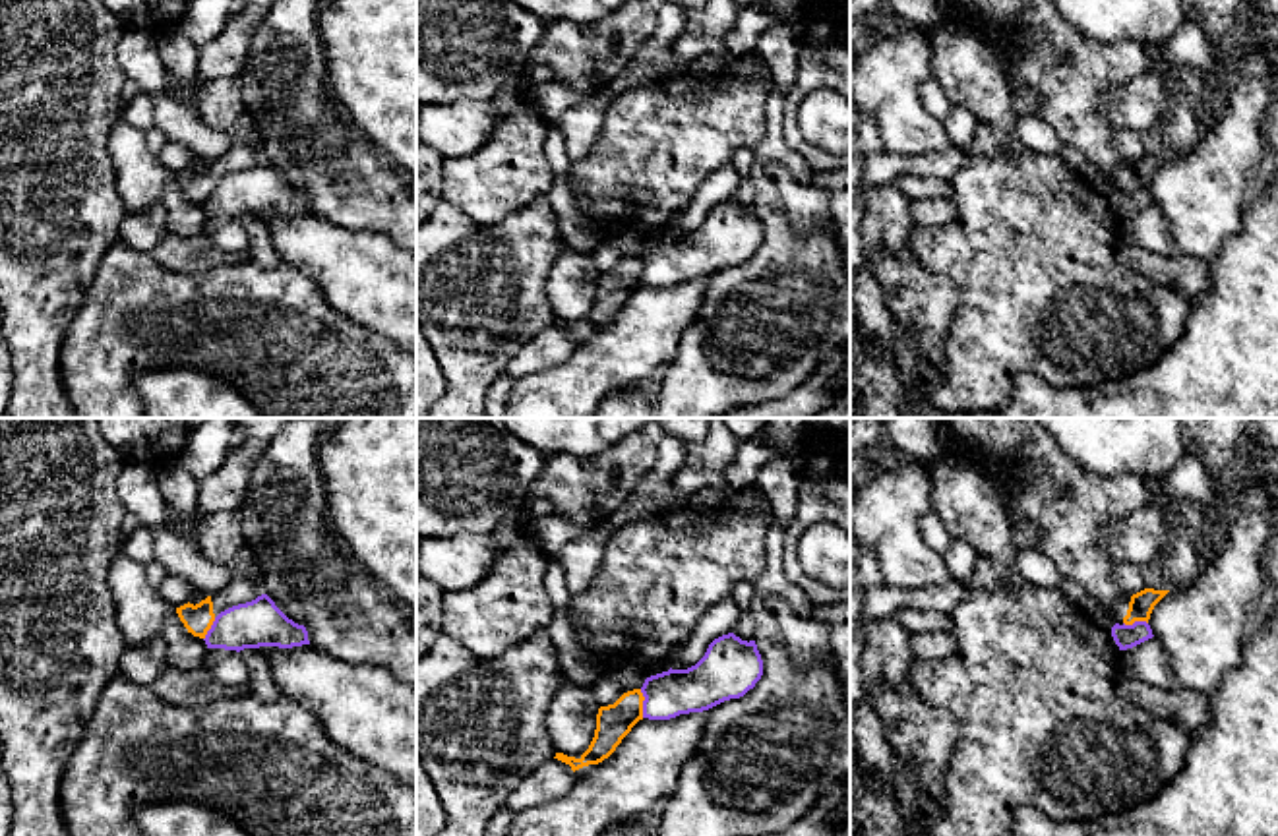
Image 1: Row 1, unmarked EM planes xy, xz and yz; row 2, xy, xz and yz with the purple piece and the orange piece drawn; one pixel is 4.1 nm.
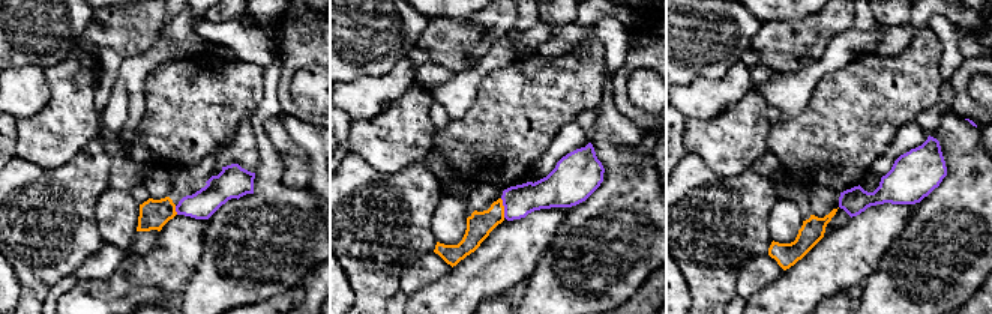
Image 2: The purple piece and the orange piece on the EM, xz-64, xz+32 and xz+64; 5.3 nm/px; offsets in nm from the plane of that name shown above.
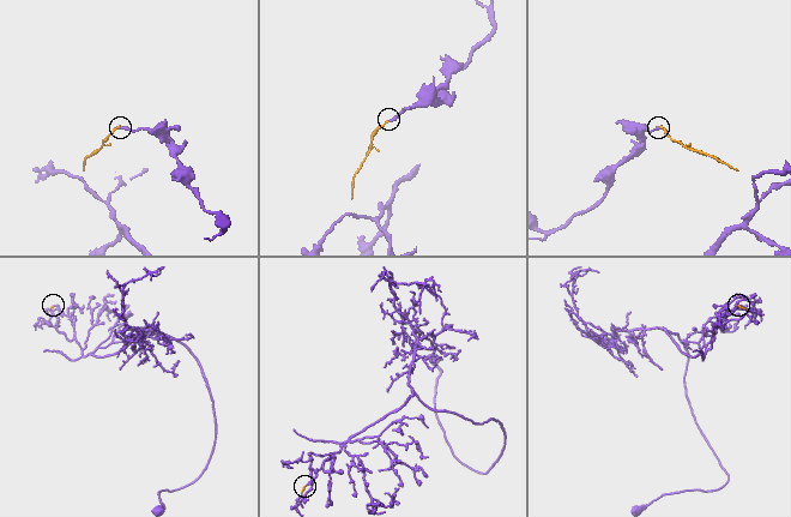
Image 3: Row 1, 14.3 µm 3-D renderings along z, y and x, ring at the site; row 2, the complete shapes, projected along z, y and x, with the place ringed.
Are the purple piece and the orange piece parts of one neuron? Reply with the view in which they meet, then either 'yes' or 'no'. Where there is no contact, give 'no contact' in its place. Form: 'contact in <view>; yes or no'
contact in xz; no

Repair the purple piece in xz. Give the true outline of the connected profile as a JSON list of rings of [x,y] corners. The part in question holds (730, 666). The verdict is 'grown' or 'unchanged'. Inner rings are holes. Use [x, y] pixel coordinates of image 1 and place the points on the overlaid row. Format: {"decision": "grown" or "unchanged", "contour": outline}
{"decision": "unchanged", "contour": [[[734,633],[715,639],[705,656],[687,670],[668,670],[645,679],[641,693],[643,718],[670,720],[703,712],[724,701],[740,699],[763,675],[763,660],[755,641]]]}

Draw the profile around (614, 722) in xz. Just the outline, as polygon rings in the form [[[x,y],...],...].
[[[633,689],[624,693],[614,704],[600,706],[589,749],[575,757],[556,753],[554,759],[569,764],[577,776],[585,776],[594,764],[608,759],[631,728],[643,720],[643,701],[641,689]]]

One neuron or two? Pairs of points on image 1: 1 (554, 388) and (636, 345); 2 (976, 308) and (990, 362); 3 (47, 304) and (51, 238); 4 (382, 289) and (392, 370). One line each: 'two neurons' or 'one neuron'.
1: one neuron
2: one neuron
3: one neuron
4: two neurons

